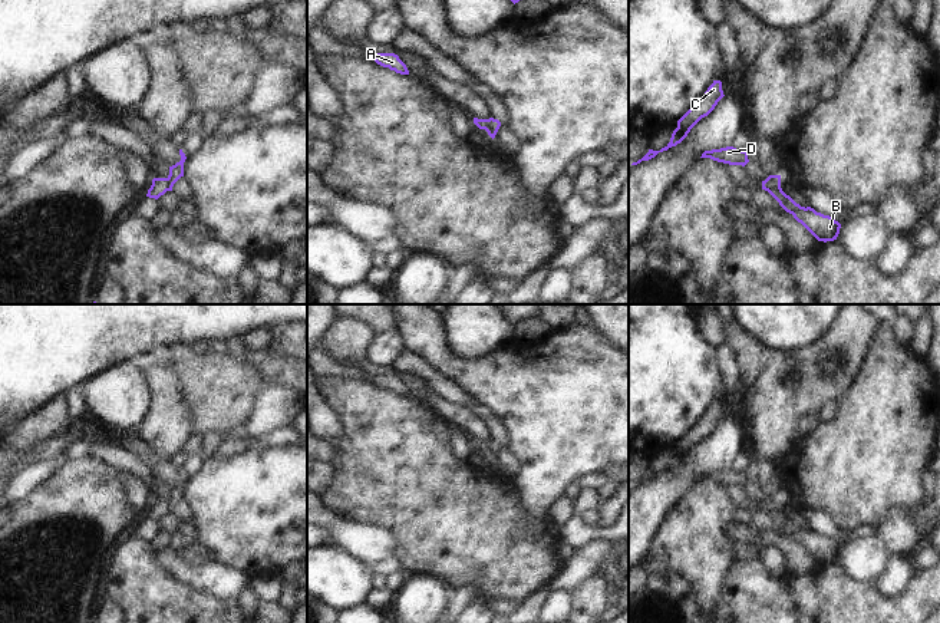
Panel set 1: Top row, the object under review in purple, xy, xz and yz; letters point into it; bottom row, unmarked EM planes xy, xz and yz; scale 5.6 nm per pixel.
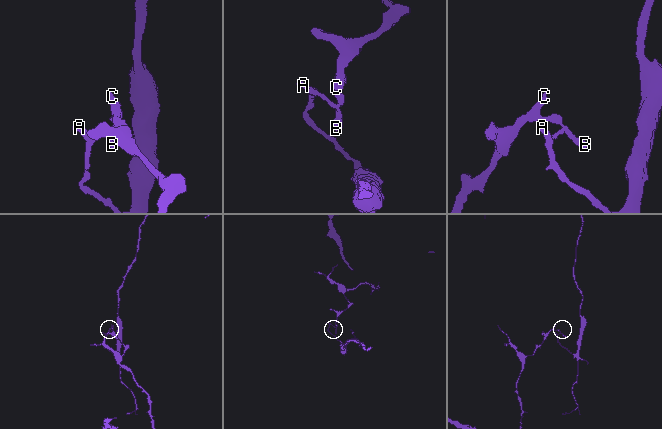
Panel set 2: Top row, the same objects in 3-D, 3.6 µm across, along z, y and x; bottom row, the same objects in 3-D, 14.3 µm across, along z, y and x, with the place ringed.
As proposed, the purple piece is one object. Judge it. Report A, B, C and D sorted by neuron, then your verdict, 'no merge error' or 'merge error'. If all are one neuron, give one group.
A / B C D | merge error

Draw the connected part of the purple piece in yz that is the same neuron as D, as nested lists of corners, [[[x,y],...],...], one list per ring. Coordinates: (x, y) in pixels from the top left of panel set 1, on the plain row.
[[[733,468],[705,472],[700,479],[710,479],[718,484],[742,488],[745,488],[749,484],[748,472],[736,471]]]

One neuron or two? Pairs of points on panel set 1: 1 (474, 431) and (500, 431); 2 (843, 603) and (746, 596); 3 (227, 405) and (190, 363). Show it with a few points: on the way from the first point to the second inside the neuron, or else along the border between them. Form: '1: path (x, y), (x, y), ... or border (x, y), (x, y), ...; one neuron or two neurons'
1: border (467, 406), (484, 422), (491, 438); two neurons
2: path (818, 603), (771, 600); one neuron
3: path (220, 395), (198, 373); one neuron

